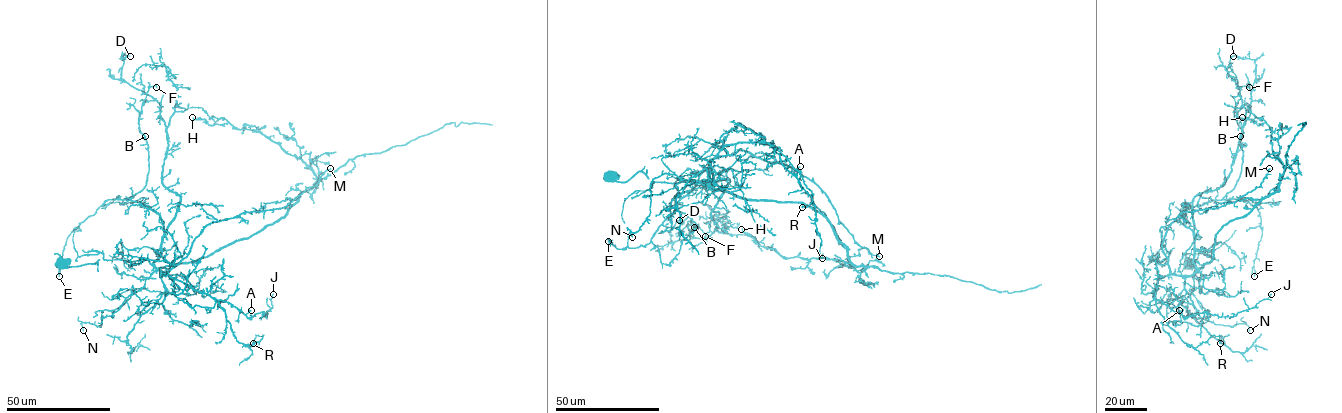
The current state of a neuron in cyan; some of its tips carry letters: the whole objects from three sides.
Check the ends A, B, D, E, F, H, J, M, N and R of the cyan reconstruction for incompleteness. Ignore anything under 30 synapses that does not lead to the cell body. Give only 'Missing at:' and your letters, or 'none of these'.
Missing at: none of these

